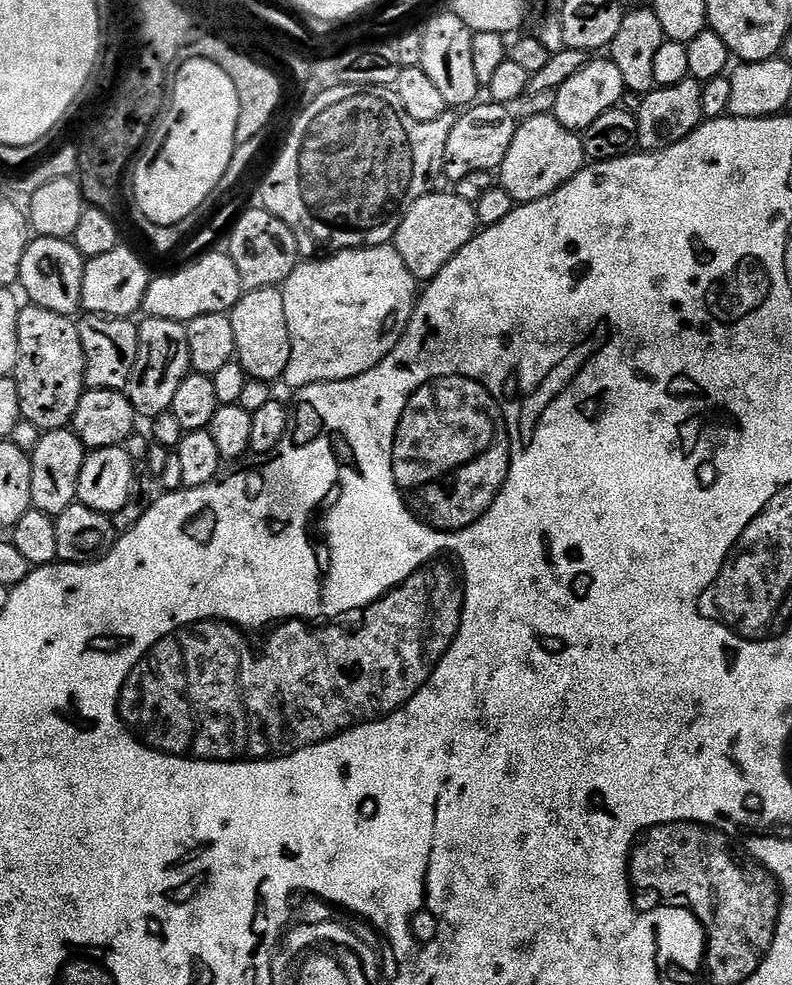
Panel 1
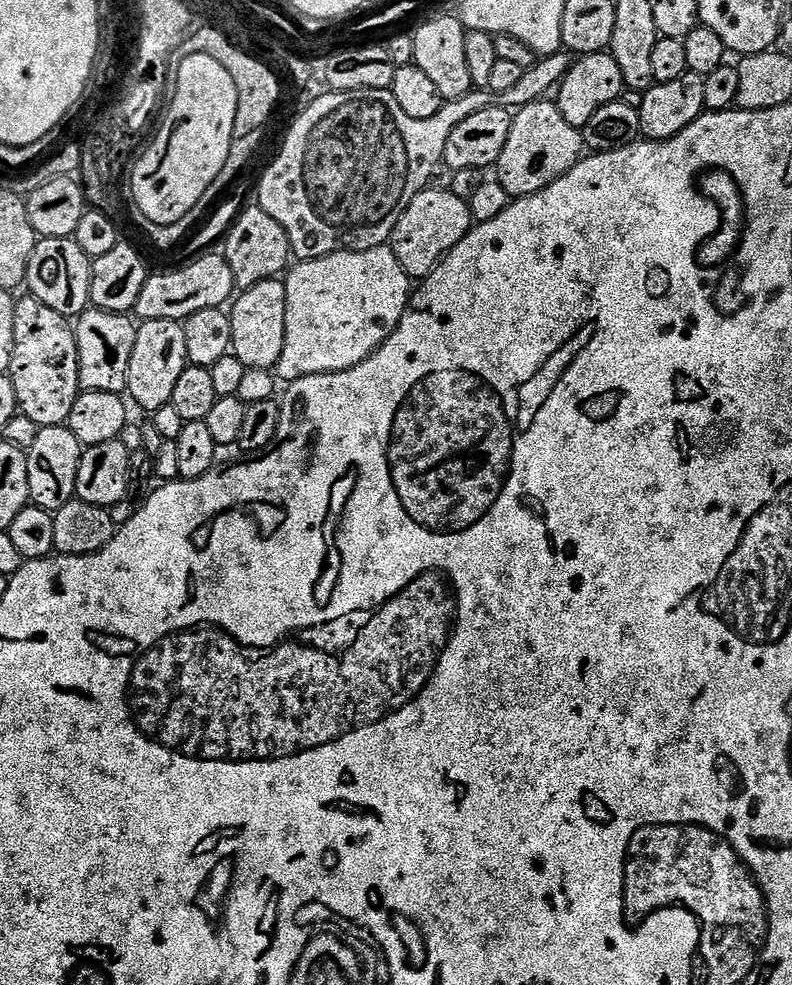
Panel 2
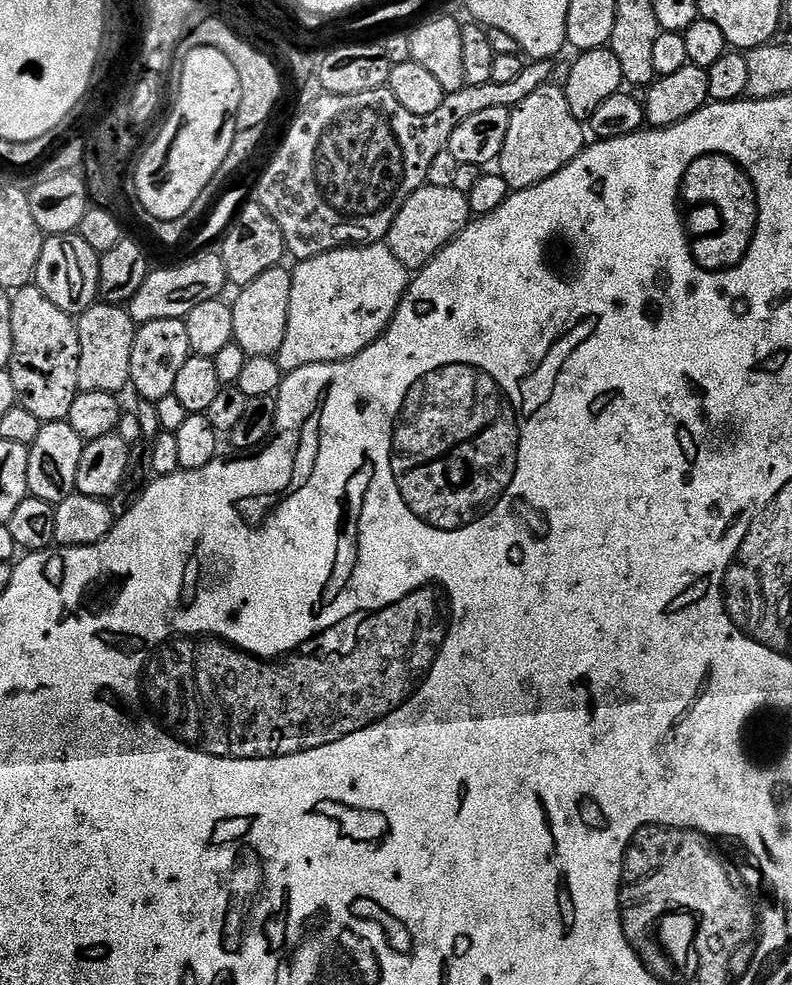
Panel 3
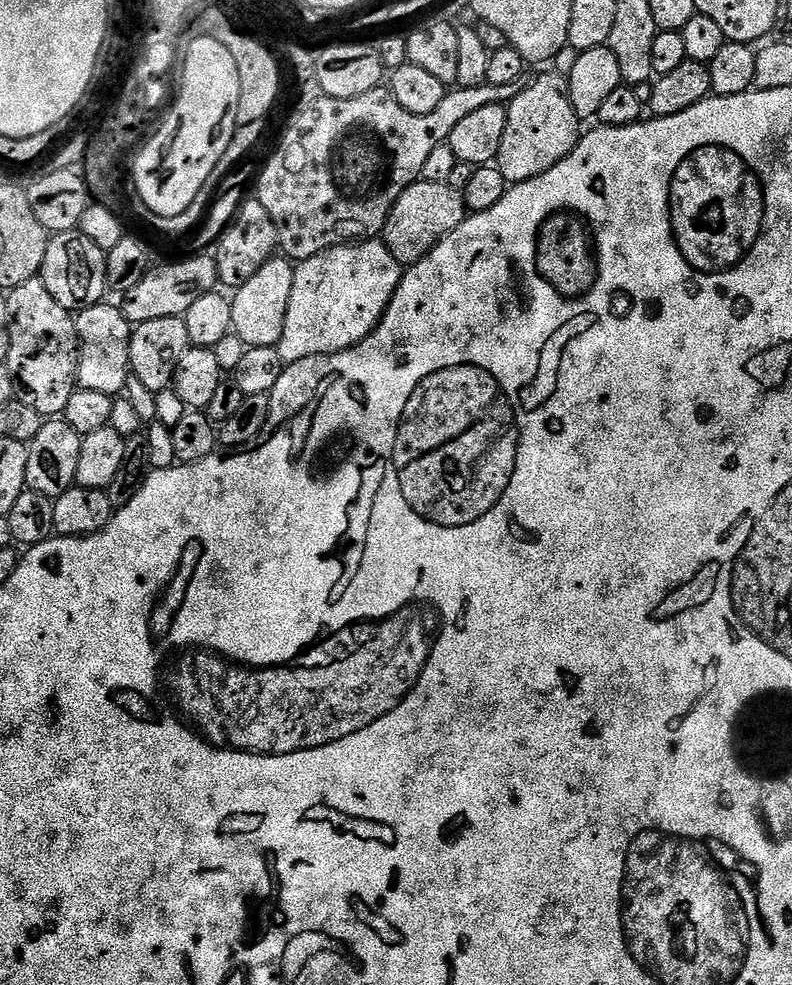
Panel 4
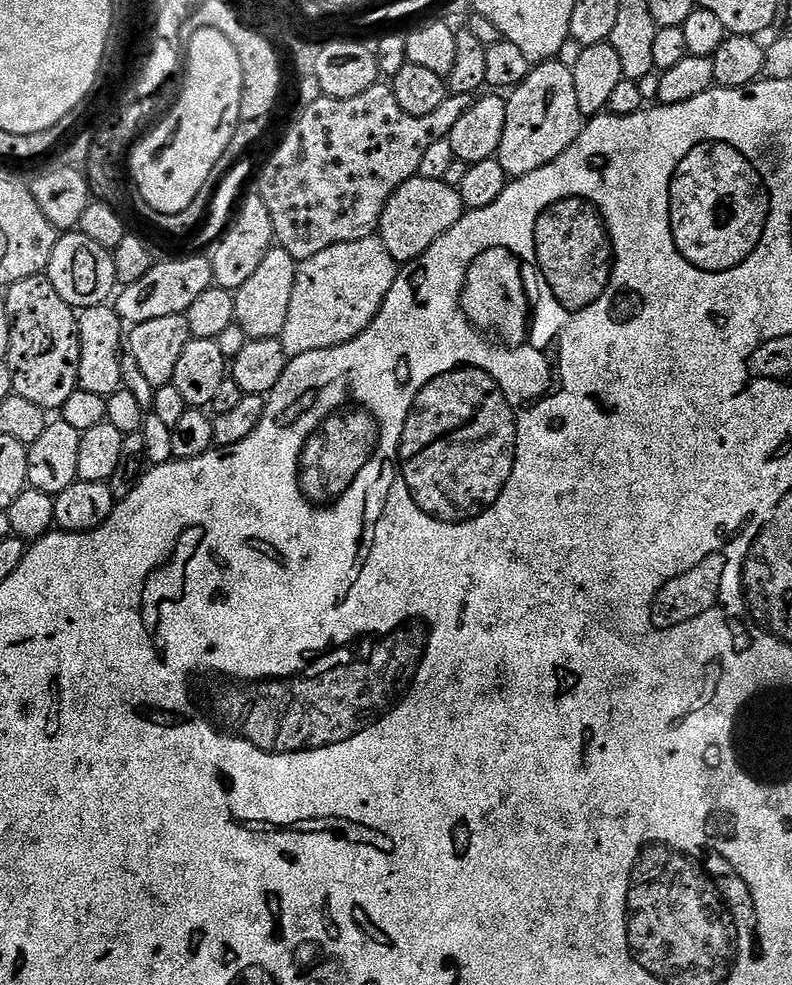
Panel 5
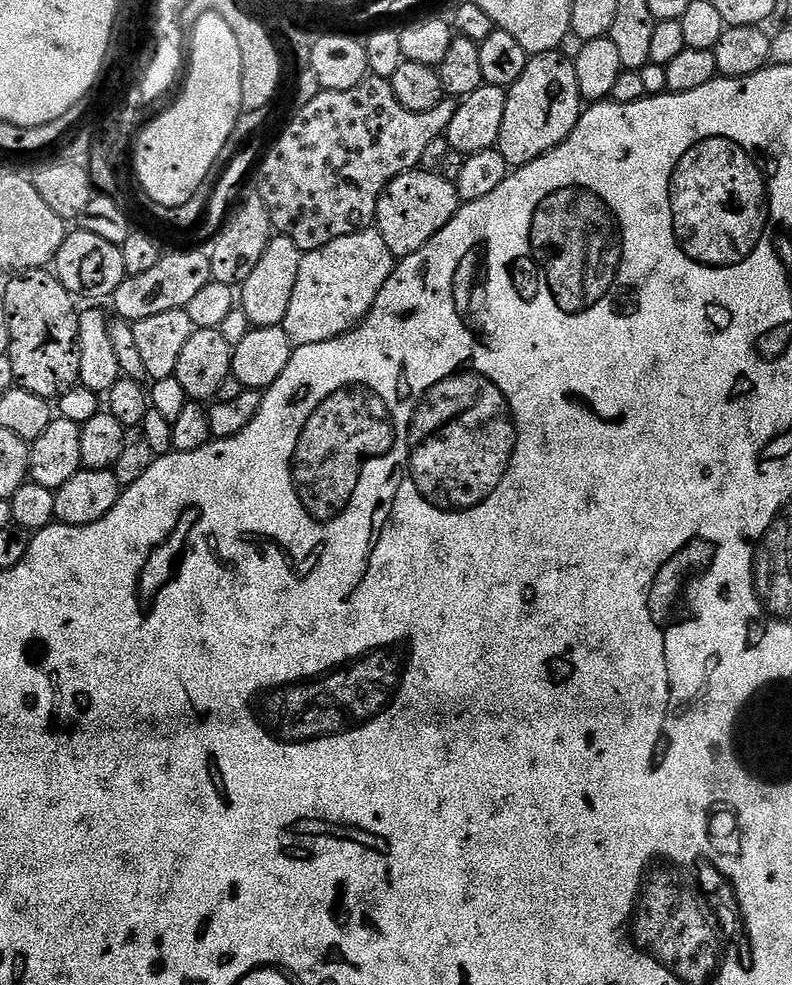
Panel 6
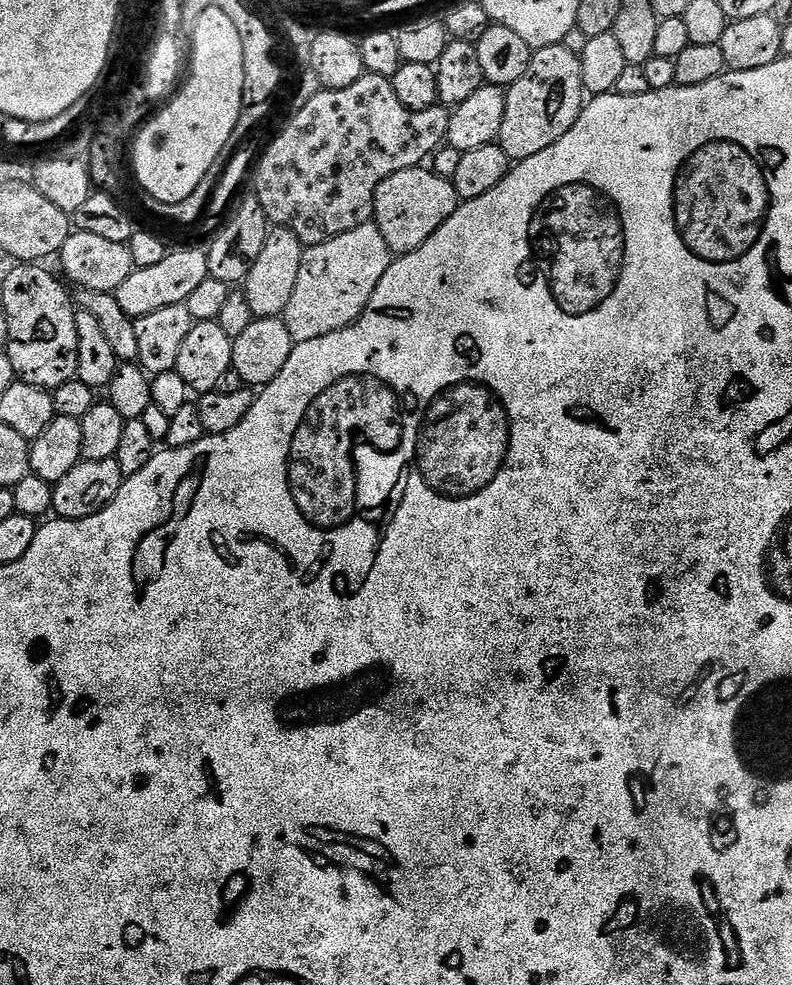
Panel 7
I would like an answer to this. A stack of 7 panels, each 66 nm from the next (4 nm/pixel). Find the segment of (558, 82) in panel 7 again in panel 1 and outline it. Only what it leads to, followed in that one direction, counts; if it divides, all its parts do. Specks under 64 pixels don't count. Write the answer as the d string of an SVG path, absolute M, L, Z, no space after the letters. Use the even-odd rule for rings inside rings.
M545 114L517 123L514 142L510 142L510 150L506 150L506 158L498 169L498 184L516 204L529 204L566 186L566 182L570 182L570 178L577 176L585 166L580 136L566 130L555 116Z

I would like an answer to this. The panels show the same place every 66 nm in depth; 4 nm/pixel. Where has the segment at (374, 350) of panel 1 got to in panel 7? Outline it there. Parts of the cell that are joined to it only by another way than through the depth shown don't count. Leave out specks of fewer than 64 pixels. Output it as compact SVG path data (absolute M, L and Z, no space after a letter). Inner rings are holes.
M375 222L358 226L358 230L346 230L338 238L322 242L322 246L305 248L298 282L282 317L292 341L310 342L310 338L322 338L355 324L393 259L394 253L386 246L386 238L382 238Z

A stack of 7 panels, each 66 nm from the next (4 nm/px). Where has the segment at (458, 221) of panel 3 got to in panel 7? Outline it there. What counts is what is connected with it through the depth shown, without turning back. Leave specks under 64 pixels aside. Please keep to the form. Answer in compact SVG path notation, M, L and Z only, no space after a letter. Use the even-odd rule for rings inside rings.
M421 166L390 174L374 194L374 222L386 238L386 246L396 256L405 256L407 252L418 250L450 214L454 214L462 201L454 190L451 180L442 178L431 167Z

